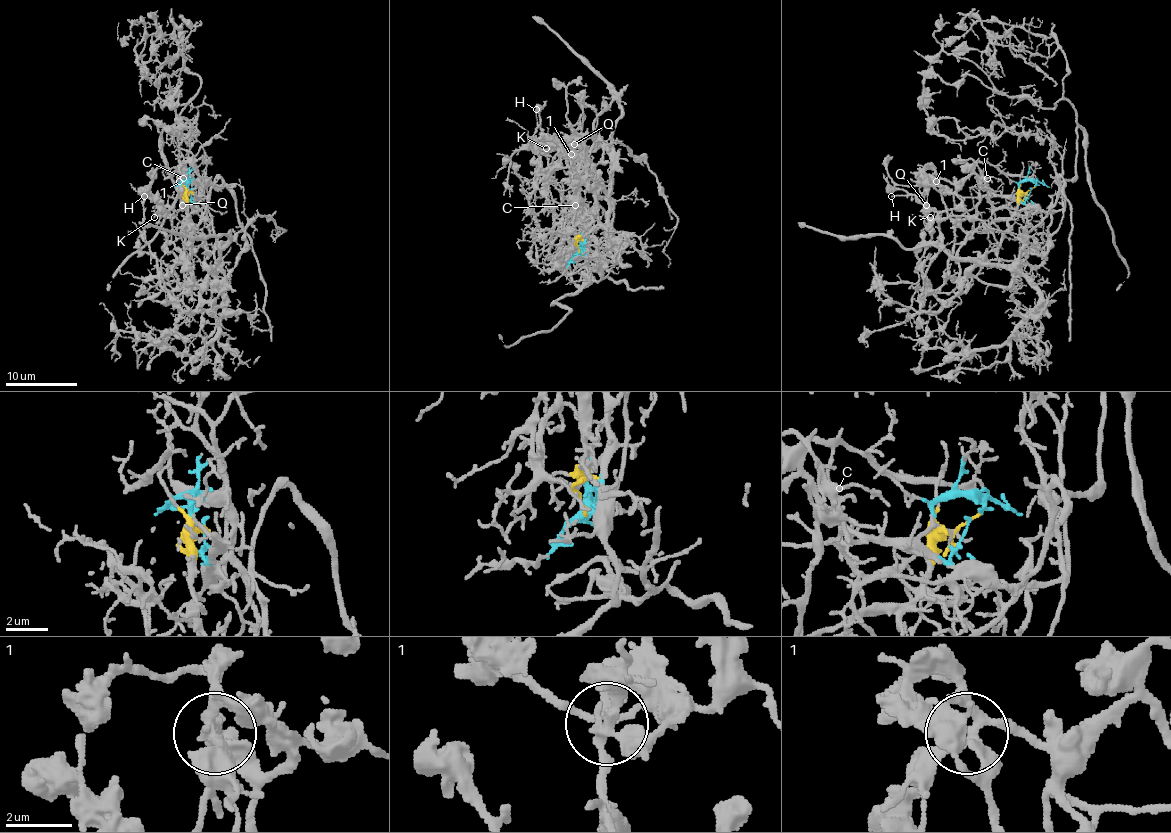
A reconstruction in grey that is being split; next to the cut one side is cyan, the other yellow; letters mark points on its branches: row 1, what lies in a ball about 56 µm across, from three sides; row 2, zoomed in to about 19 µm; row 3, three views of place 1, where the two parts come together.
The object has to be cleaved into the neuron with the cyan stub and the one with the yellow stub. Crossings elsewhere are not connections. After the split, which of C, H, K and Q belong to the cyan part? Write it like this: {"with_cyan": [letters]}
{"with_cyan": ["C", "H", "K", "Q"]}

